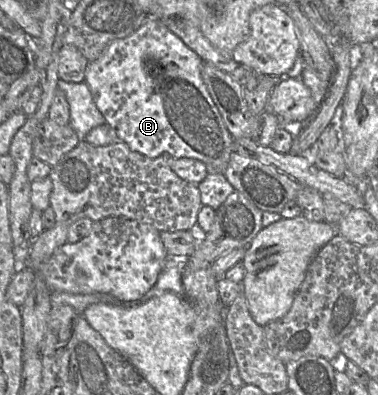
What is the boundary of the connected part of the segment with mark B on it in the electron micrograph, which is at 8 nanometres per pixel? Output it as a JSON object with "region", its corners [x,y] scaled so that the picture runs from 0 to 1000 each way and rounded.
{"region":[[[394,41],[352,86],[302,101],[259,149],[233,157],[222,208],[280,311],[349,382],[397,400],[521,403],[545,415],[553,438],[590,441],[616,387],[619,349],[537,205],[534,157],[423,48]]]}

